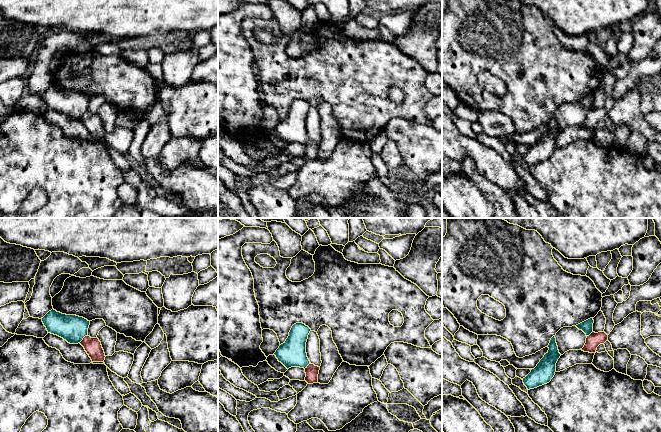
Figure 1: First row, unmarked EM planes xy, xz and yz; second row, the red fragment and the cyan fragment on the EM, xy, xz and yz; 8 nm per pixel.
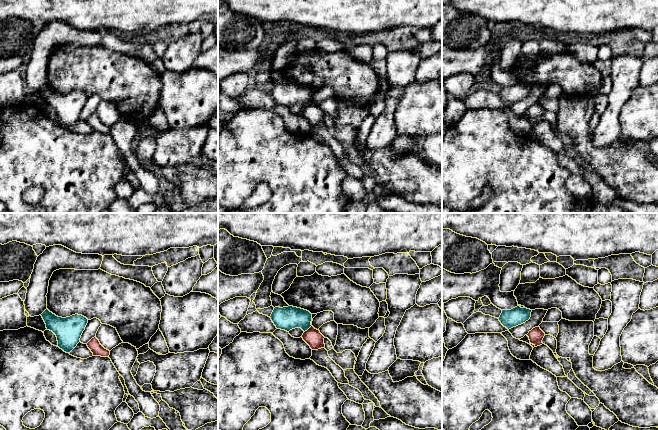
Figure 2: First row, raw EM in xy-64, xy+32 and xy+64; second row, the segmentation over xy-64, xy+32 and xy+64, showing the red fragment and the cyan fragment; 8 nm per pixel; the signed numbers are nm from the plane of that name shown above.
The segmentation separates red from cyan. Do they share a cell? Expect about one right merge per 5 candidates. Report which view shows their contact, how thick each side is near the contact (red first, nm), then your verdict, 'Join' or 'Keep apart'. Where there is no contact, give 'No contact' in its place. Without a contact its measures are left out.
Touches red in xy. Thickness 140 nm (red) against 220 nm. Keep apart

